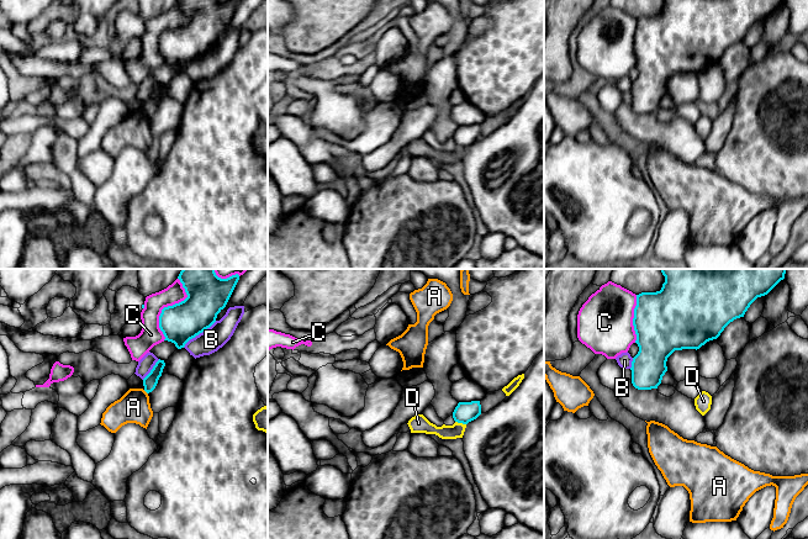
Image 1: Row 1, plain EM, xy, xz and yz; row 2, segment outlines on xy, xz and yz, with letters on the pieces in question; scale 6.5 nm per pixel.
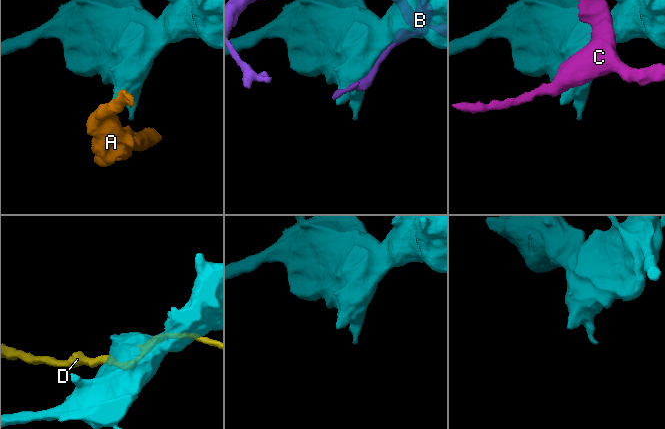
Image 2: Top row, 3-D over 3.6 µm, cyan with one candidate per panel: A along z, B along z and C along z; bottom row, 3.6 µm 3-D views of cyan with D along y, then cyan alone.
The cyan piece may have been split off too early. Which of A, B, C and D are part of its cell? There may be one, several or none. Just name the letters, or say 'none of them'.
none of them

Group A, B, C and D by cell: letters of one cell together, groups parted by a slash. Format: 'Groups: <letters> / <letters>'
Groups: A / B / C / D

